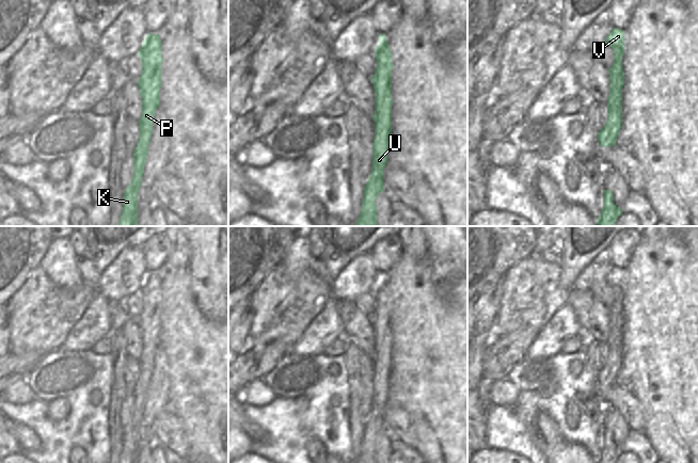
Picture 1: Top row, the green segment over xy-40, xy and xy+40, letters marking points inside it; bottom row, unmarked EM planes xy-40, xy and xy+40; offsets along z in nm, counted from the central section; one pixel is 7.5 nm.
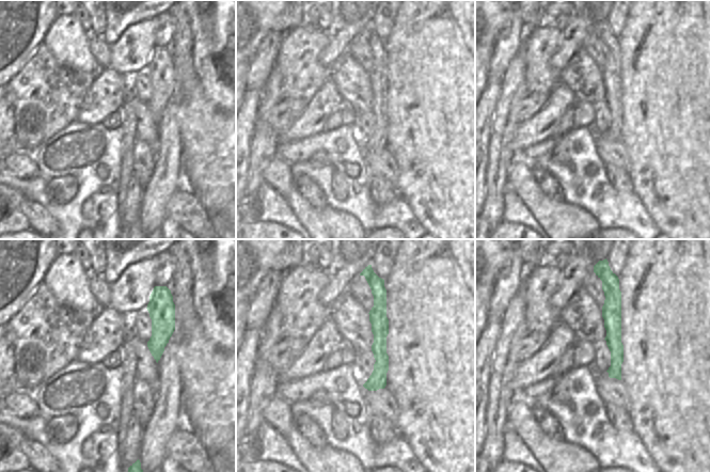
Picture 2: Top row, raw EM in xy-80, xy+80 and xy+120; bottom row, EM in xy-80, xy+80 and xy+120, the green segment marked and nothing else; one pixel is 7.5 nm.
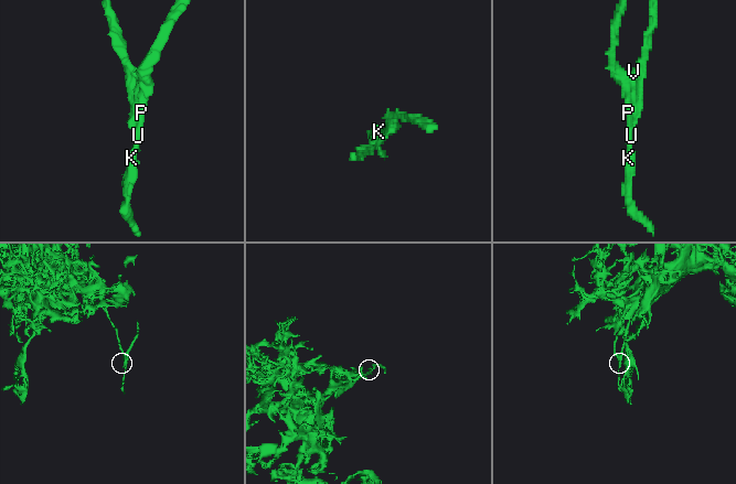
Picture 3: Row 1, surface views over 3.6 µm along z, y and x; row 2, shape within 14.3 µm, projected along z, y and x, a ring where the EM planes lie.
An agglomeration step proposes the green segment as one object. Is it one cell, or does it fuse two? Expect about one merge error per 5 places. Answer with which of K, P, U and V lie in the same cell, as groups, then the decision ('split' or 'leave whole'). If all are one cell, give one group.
groups K P U / V; split

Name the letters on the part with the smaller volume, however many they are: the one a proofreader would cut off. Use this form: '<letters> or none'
K, P, U

